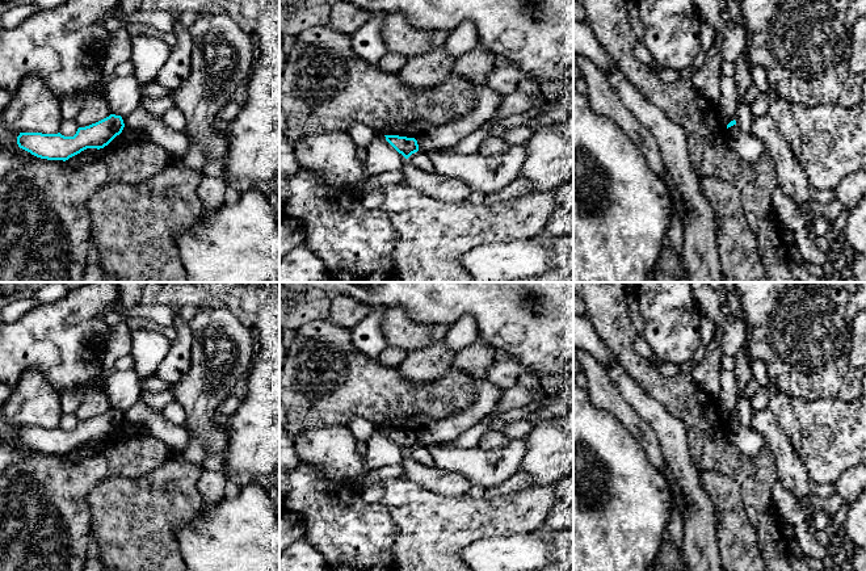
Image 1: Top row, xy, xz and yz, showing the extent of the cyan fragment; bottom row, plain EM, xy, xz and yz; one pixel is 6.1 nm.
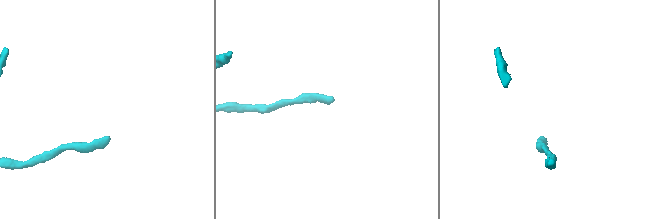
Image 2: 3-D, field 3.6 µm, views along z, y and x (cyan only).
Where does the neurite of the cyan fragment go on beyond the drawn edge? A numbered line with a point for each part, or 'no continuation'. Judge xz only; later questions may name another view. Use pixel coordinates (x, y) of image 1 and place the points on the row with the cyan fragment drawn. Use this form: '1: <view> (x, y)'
no continuation

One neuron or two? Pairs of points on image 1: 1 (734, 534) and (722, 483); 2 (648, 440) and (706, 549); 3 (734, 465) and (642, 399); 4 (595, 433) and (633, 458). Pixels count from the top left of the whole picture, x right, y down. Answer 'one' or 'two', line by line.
1: one
2: two
3: two
4: one

